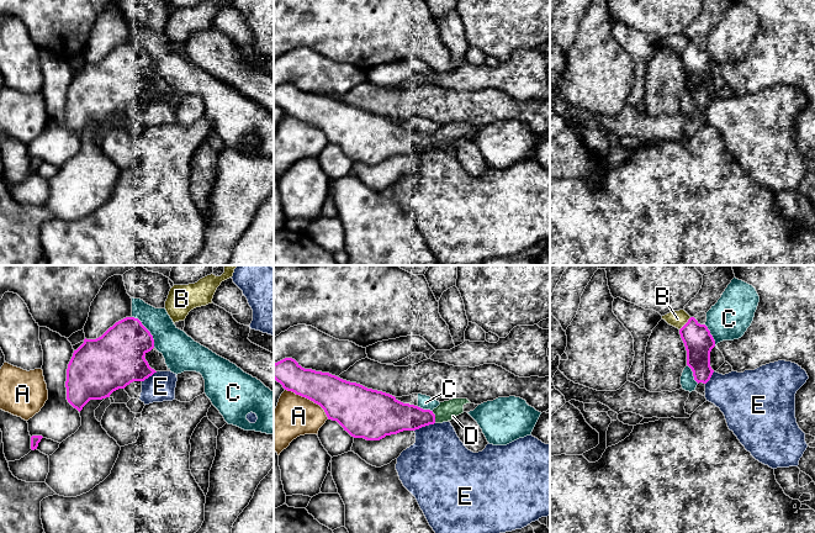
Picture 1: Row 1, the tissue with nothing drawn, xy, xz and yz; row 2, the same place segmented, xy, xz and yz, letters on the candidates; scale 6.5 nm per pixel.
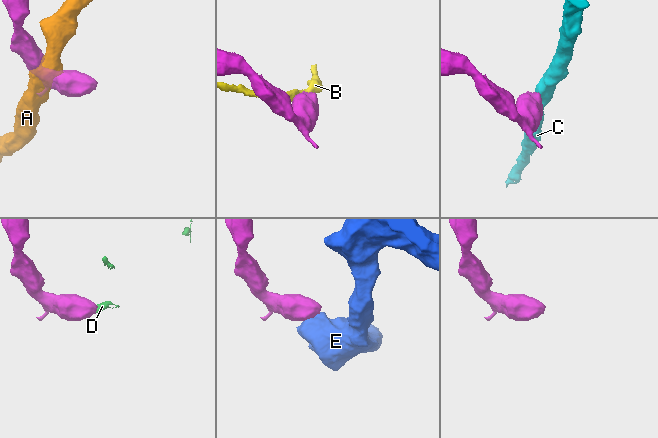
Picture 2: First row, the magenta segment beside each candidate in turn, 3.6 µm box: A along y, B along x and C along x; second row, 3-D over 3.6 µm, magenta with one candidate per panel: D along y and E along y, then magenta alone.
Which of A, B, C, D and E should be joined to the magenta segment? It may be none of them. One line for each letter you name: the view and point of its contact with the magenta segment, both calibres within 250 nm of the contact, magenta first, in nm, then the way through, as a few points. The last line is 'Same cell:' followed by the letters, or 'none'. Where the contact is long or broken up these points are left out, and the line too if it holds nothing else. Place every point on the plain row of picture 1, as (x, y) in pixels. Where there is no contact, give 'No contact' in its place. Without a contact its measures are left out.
D: Touches magenta at xz (434, 141). Thickness 200 nm (magenta) against 130 nm
Same cell: D

